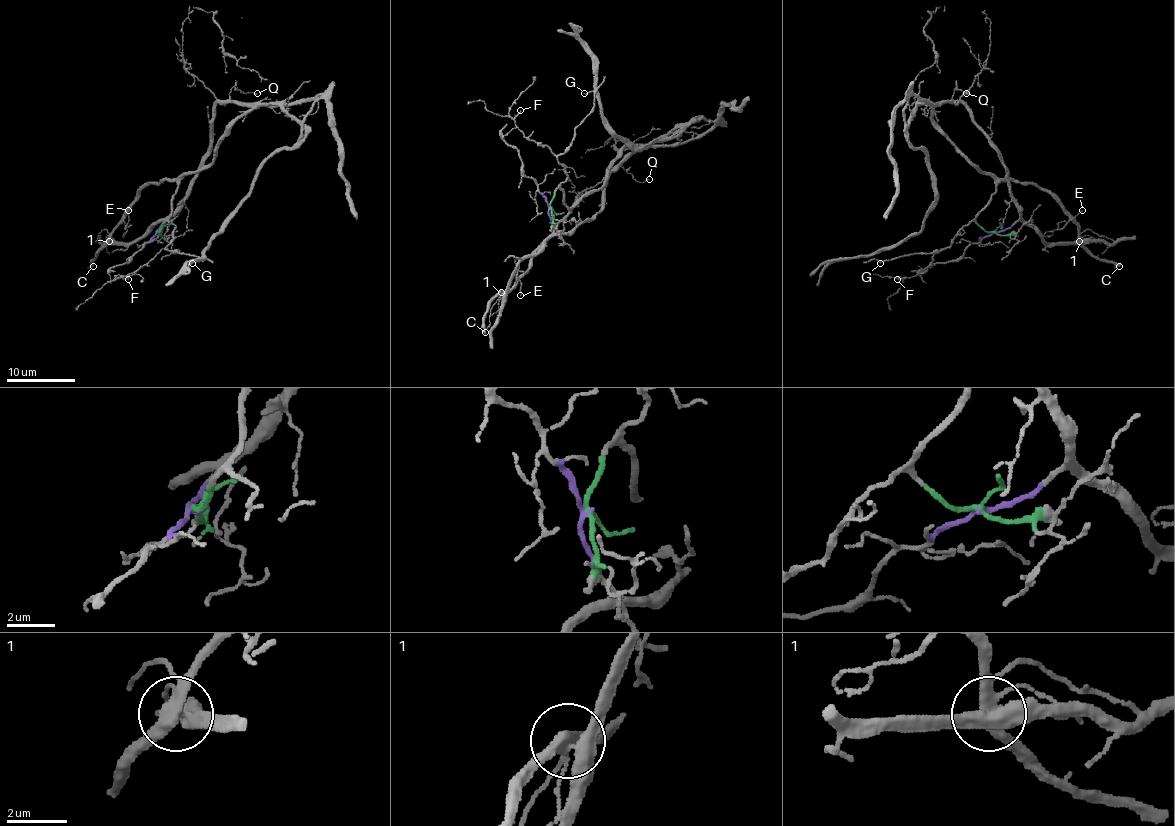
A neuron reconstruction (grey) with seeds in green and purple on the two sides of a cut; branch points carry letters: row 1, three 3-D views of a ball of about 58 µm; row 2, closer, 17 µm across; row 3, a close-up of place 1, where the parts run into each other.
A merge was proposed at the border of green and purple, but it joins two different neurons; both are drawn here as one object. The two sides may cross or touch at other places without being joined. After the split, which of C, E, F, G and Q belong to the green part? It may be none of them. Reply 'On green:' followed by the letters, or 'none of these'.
On green: C, E, F, G

